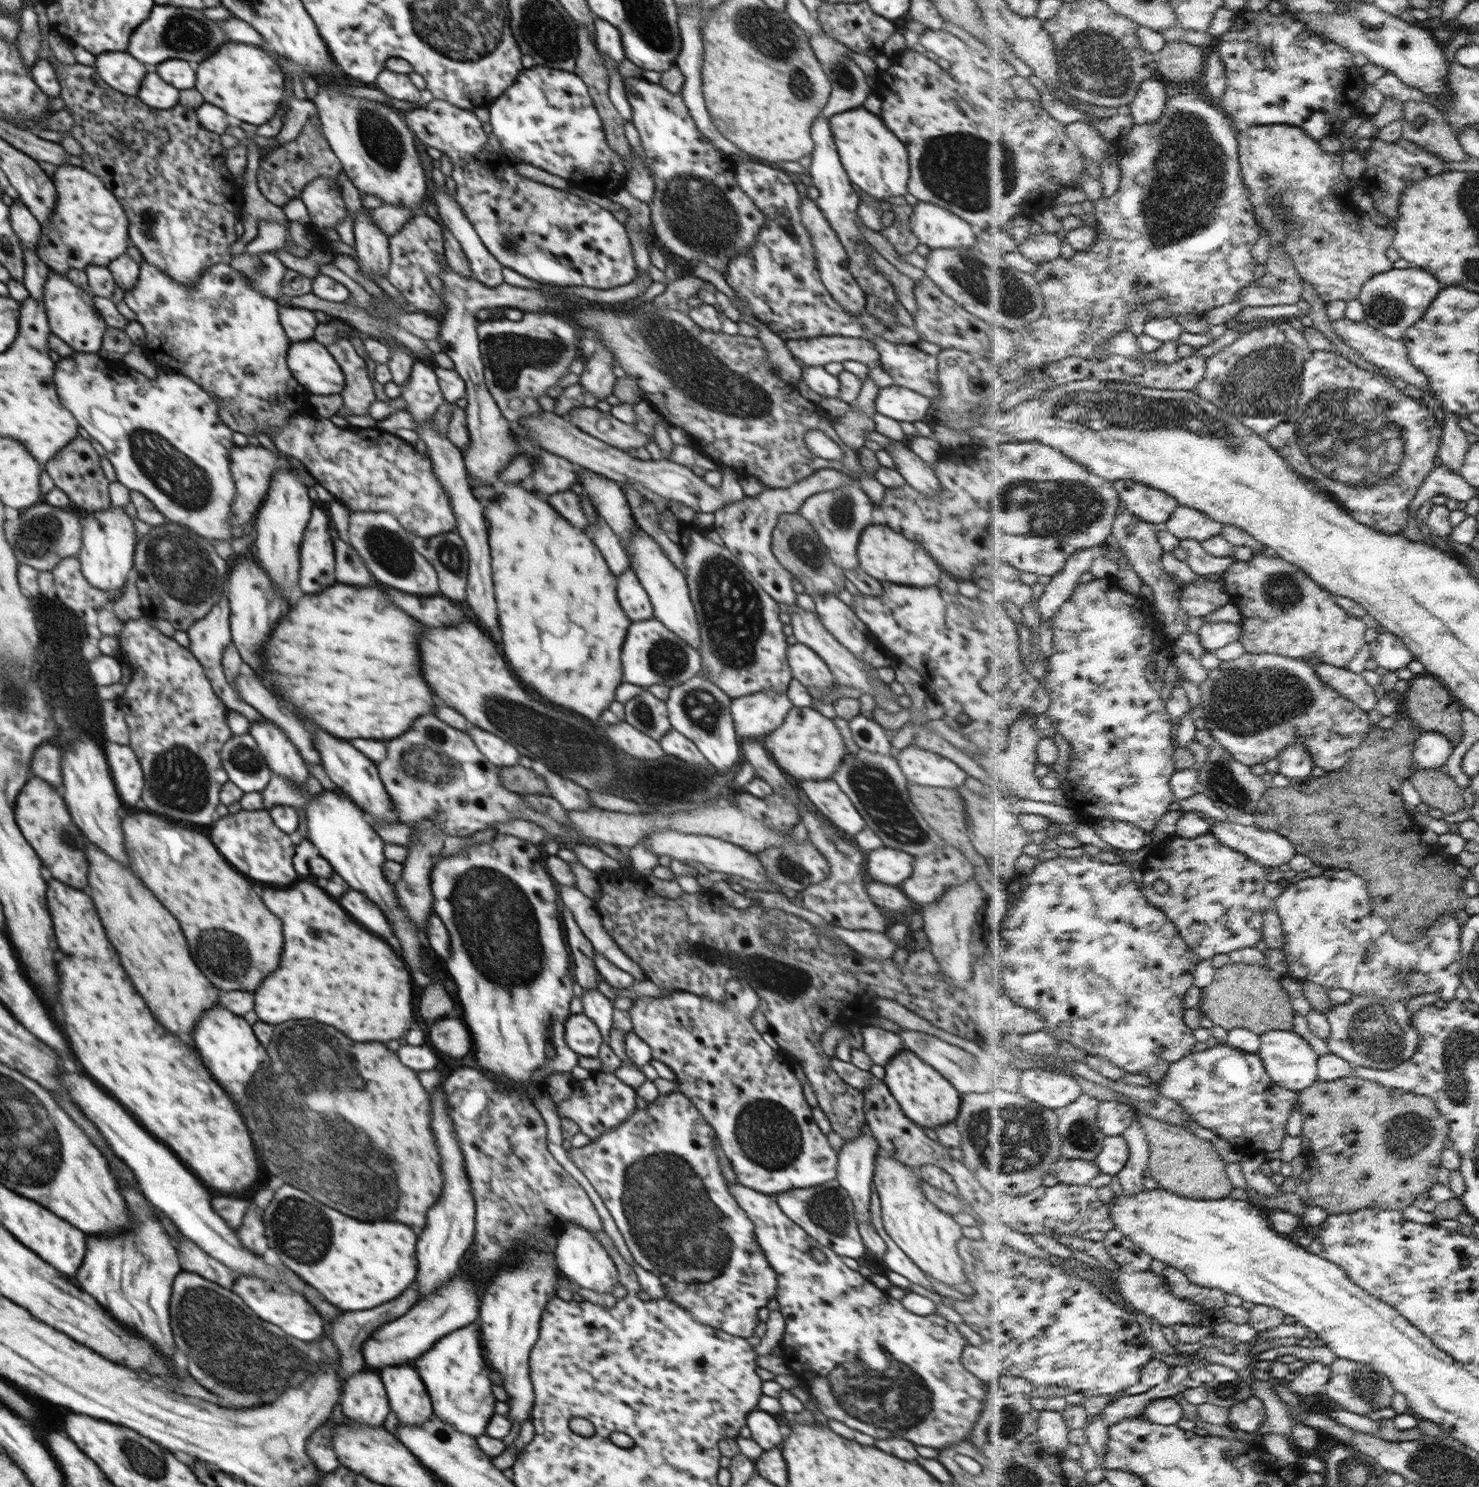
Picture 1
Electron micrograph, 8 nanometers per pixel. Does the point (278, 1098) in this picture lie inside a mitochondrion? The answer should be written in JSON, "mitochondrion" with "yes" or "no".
{"mitochondrion":"yes"}

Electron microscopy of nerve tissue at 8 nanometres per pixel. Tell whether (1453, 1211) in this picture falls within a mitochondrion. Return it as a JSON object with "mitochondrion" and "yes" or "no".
{"mitochondrion":"no"}

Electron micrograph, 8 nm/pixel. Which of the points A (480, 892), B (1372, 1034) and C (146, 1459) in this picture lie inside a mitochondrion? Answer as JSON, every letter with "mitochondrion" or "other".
{"A":"mitochondrion","B":"mitochondrion","C":"mitochondrion"}

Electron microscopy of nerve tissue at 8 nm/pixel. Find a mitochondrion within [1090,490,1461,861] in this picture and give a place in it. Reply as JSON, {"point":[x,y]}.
{"point":[1244,701]}

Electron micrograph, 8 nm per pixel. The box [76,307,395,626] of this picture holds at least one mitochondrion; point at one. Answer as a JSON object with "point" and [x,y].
{"point":[179,478]}

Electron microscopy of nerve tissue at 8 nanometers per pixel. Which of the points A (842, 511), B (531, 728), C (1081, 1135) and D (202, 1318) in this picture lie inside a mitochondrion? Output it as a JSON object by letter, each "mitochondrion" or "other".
{"A":"mitochondrion","B":"mitochondrion","C":"mitochondrion","D":"mitochondrion"}

